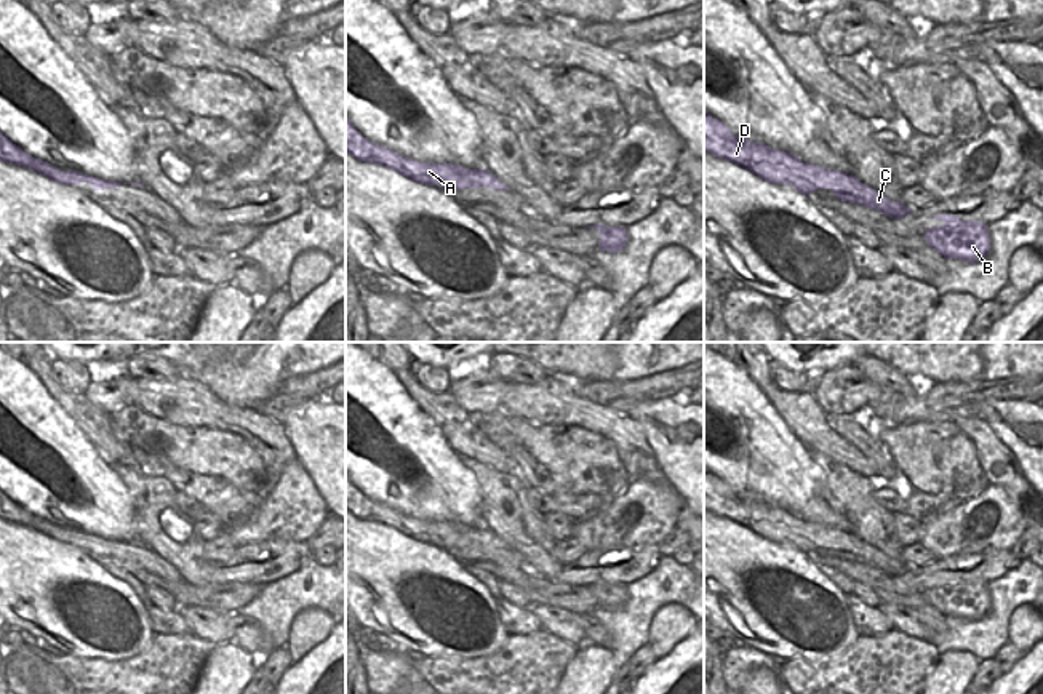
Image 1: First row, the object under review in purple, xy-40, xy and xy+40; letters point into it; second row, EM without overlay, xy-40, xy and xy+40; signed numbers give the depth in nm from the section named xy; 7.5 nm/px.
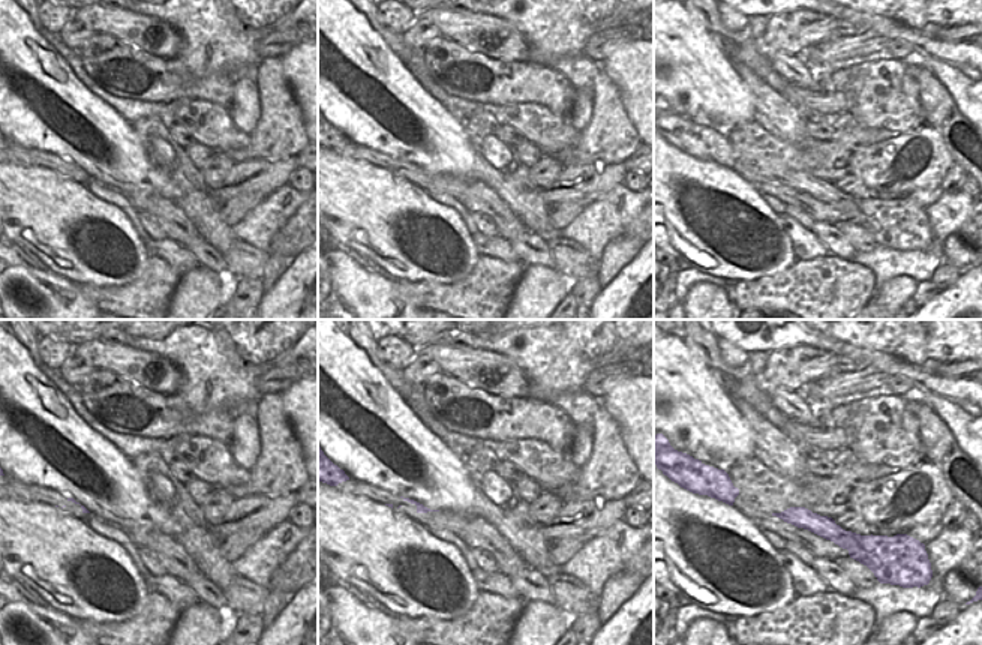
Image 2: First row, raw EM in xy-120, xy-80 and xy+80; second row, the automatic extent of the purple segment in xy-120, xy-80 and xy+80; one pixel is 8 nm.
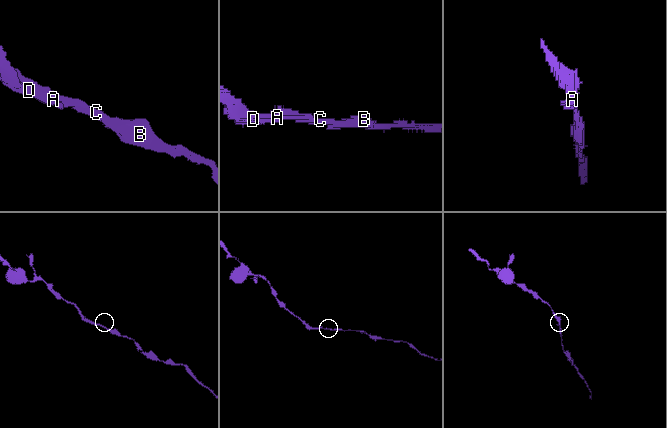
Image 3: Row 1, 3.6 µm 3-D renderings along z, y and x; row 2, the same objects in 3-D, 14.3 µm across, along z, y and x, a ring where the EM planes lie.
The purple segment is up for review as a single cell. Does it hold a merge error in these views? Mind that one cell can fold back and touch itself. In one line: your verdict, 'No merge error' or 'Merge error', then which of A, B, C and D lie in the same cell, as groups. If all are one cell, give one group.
No merge error. Groups: A B C D.

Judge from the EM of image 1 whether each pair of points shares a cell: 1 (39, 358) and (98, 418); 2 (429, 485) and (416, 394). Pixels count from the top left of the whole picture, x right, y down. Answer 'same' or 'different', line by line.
1: same
2: different

